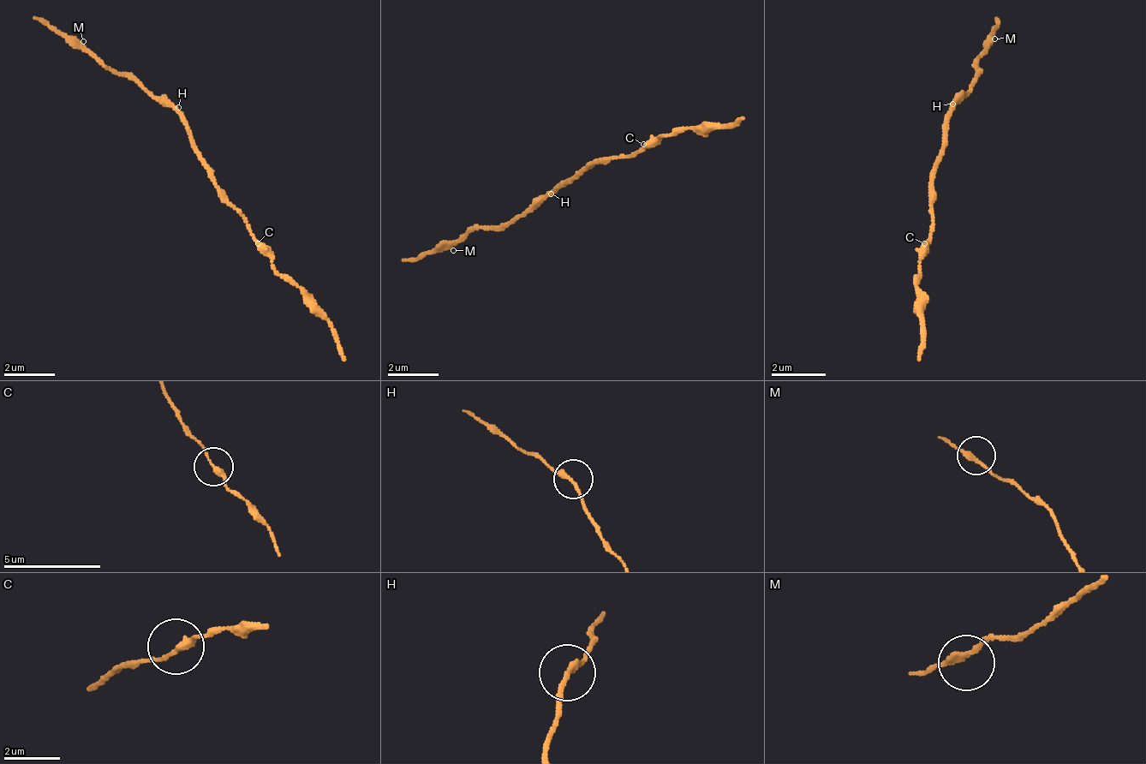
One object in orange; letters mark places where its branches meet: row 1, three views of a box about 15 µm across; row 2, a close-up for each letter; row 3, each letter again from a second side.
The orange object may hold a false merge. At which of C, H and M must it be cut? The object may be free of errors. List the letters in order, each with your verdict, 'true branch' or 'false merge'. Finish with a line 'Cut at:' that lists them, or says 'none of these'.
C: true branch
H: true branch
M: true branch
Cut at: none of these

